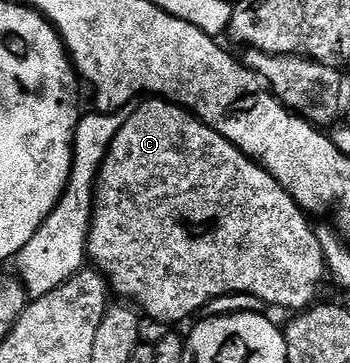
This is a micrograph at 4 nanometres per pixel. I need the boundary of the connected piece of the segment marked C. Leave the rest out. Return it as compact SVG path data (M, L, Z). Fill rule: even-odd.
M144 99L136 107L117 128L108 154L100 164L100 173L96 176L96 188L92 195L92 219L88 222L87 256L91 264L104 274L109 290L115 296L116 293L120 296L117 298L131 303L147 320L149 317L152 321L184 321L187 317L195 318L195 313L204 311L211 300L235 293L256 296L268 307L277 305L280 309L292 309L291 311L309 308L317 300L316 292L319 291L320 284L326 281L322 243L318 243L316 229L308 222L311 221L309 214L300 208L297 201L261 165L249 159L237 145L232 145L222 135L218 135L218 131L202 123L188 110L163 99Z

